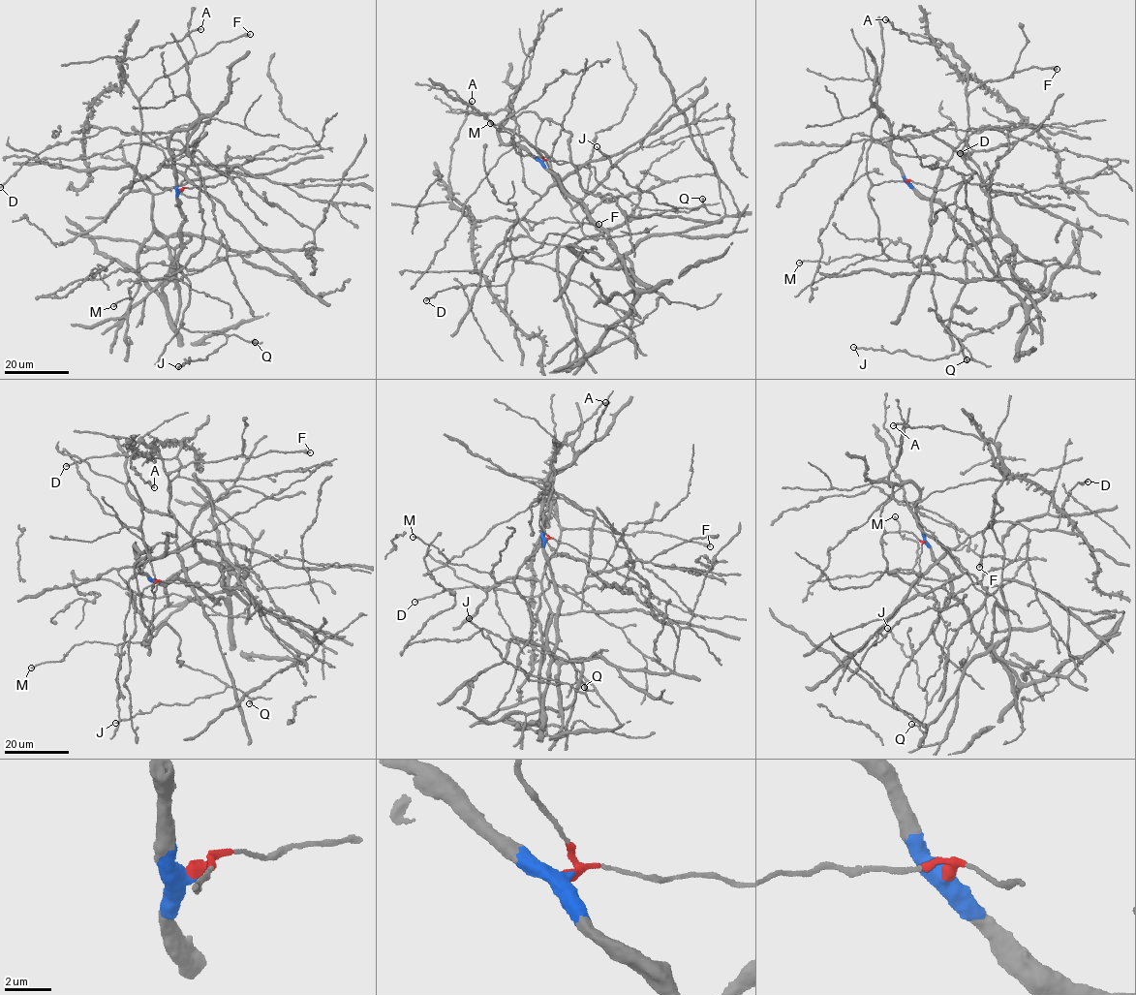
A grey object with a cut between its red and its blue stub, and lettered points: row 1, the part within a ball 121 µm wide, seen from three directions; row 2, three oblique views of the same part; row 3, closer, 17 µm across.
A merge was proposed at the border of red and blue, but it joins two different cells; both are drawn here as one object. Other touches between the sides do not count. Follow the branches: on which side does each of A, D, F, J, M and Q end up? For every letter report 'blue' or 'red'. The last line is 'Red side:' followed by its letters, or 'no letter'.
A: blue
D: blue
F: blue
J: red
M: red
Q: red
Red side: J, M, Q

